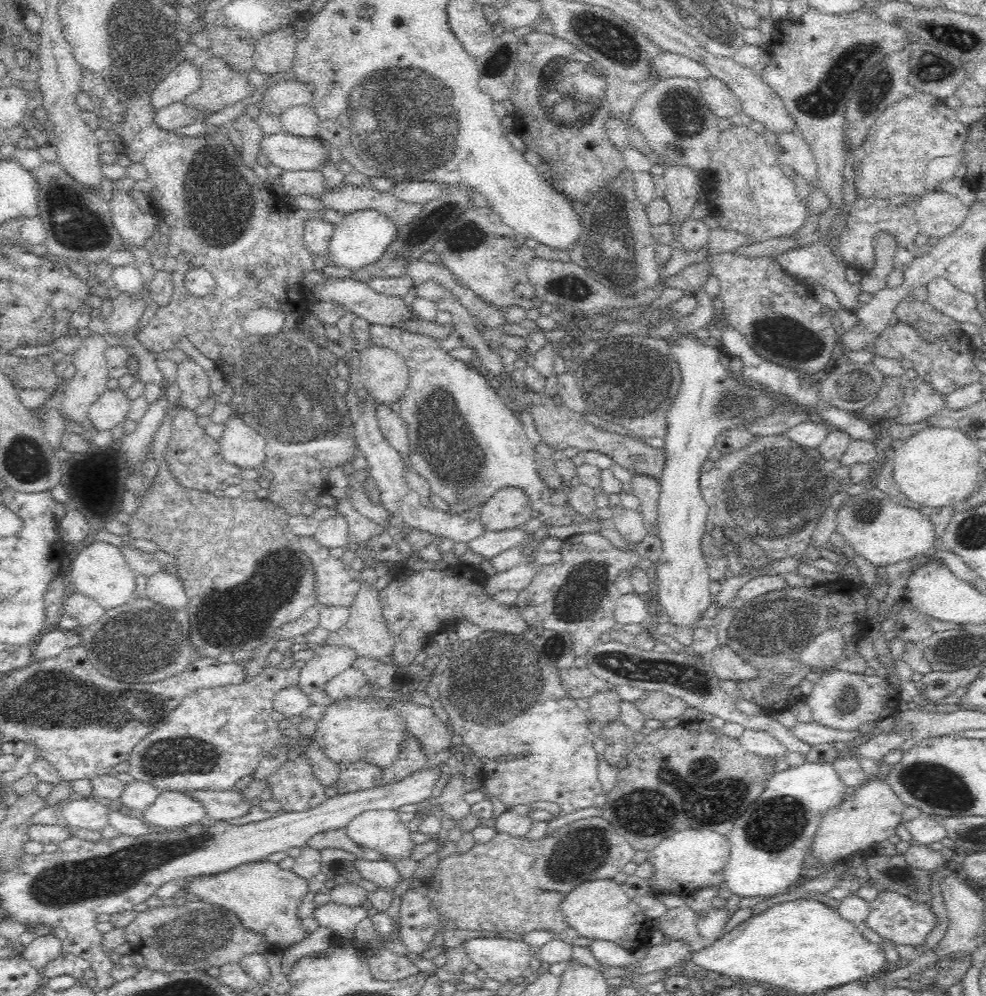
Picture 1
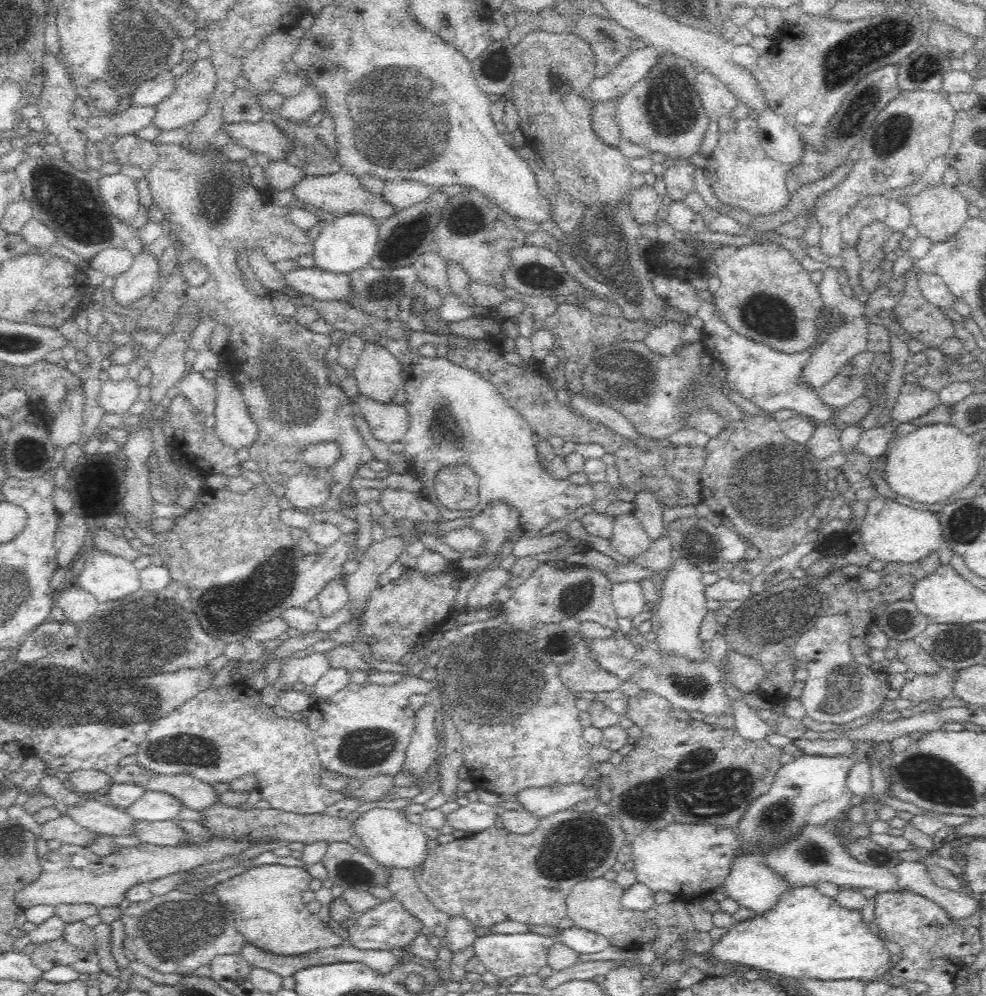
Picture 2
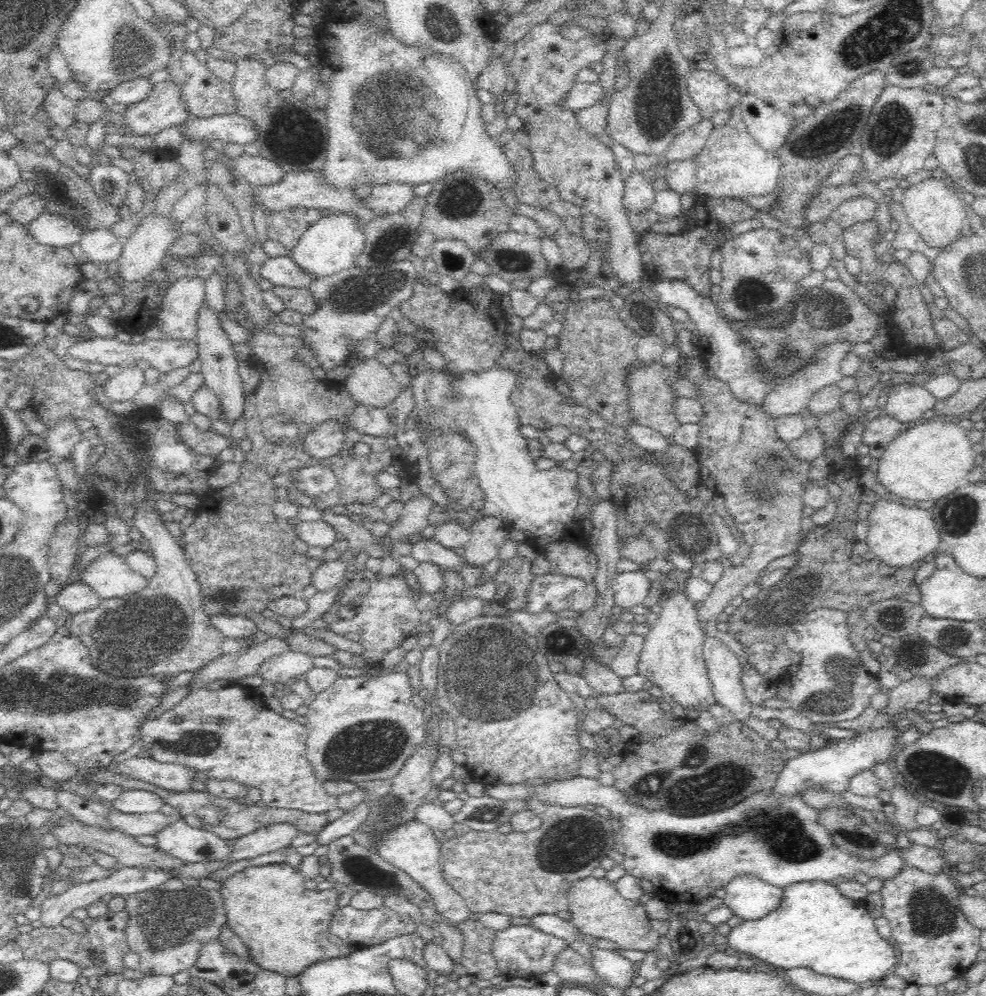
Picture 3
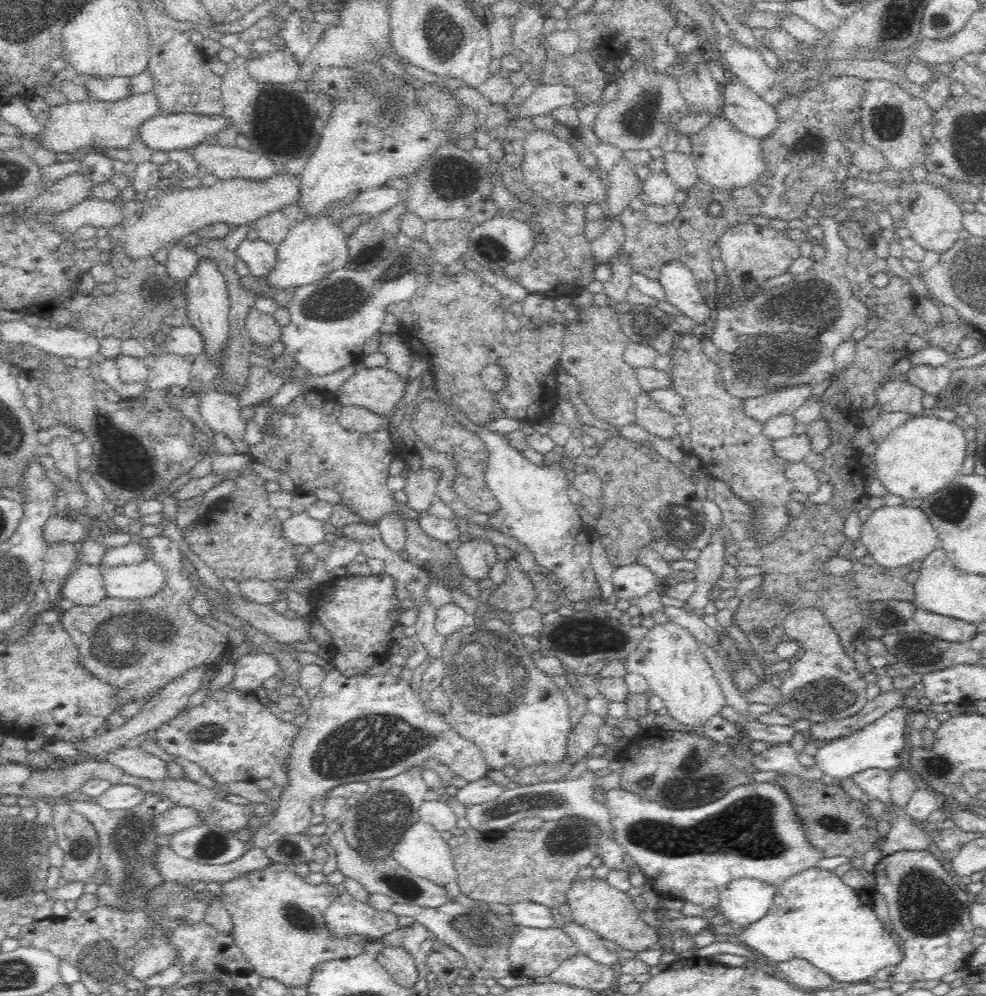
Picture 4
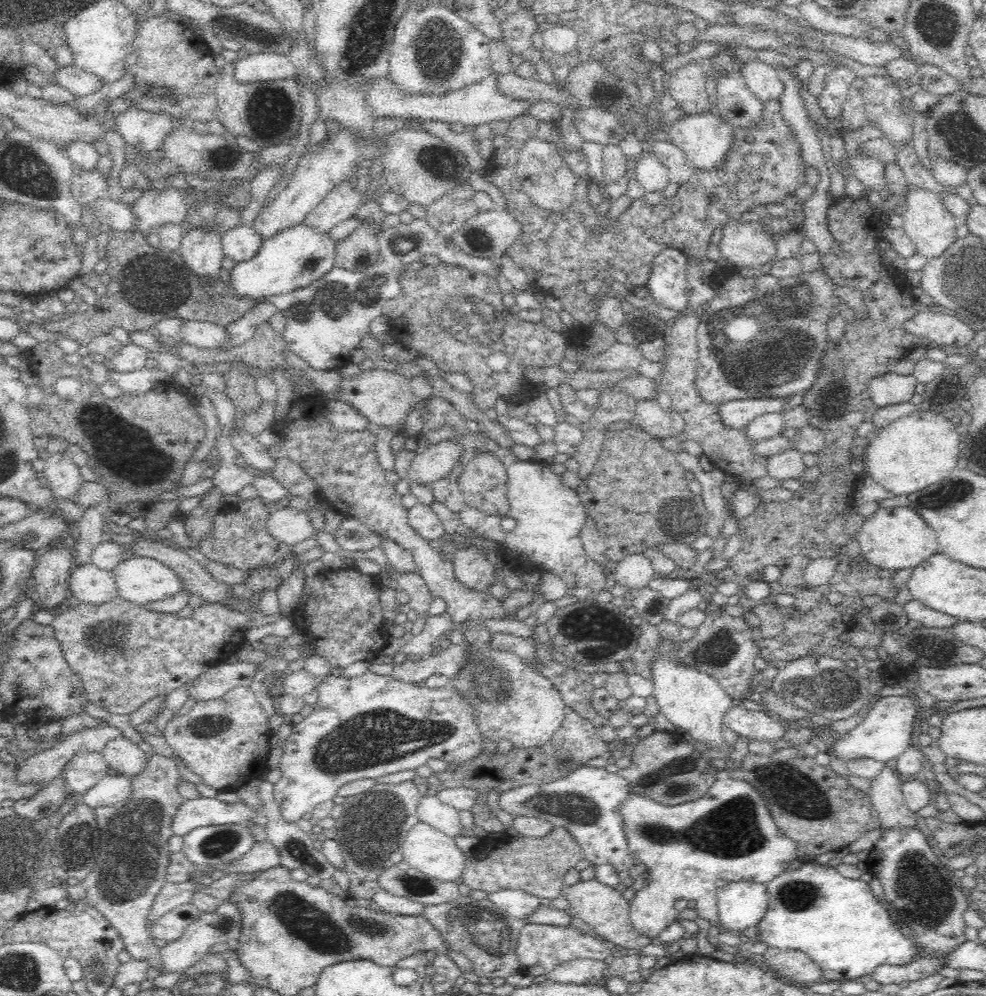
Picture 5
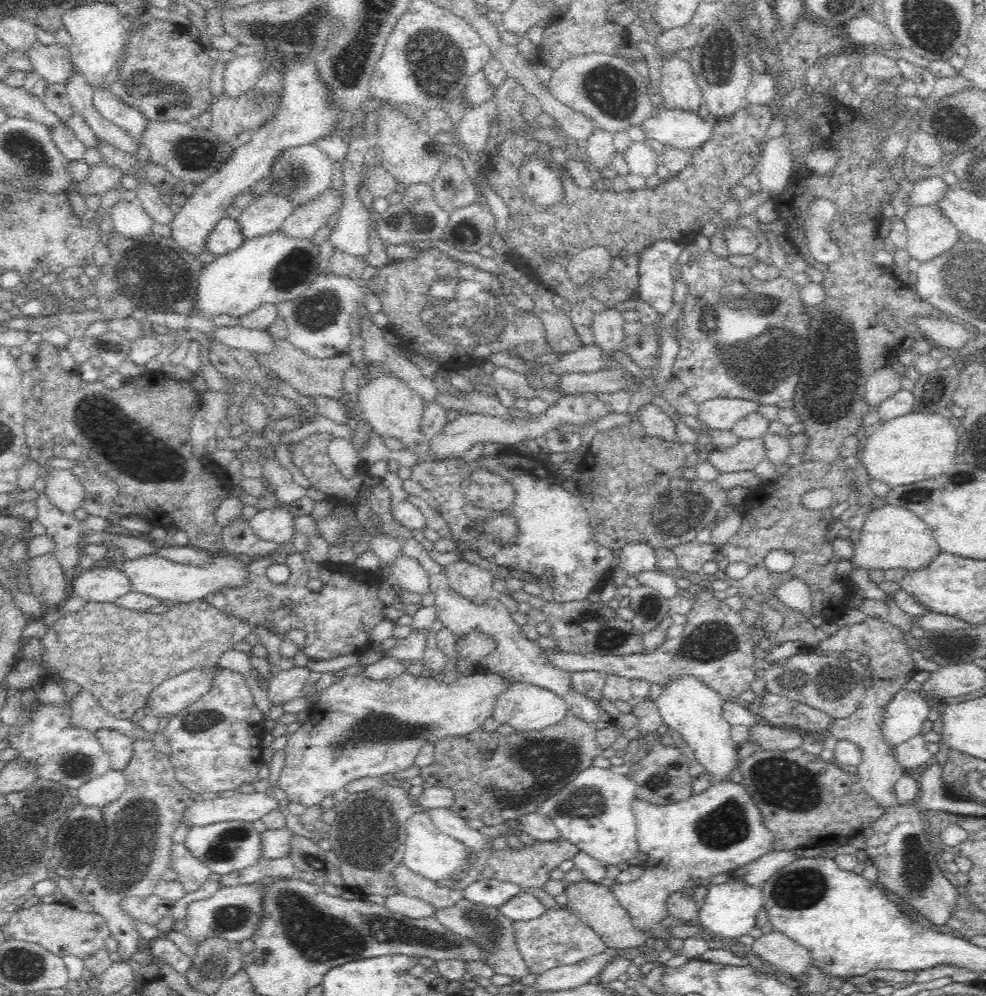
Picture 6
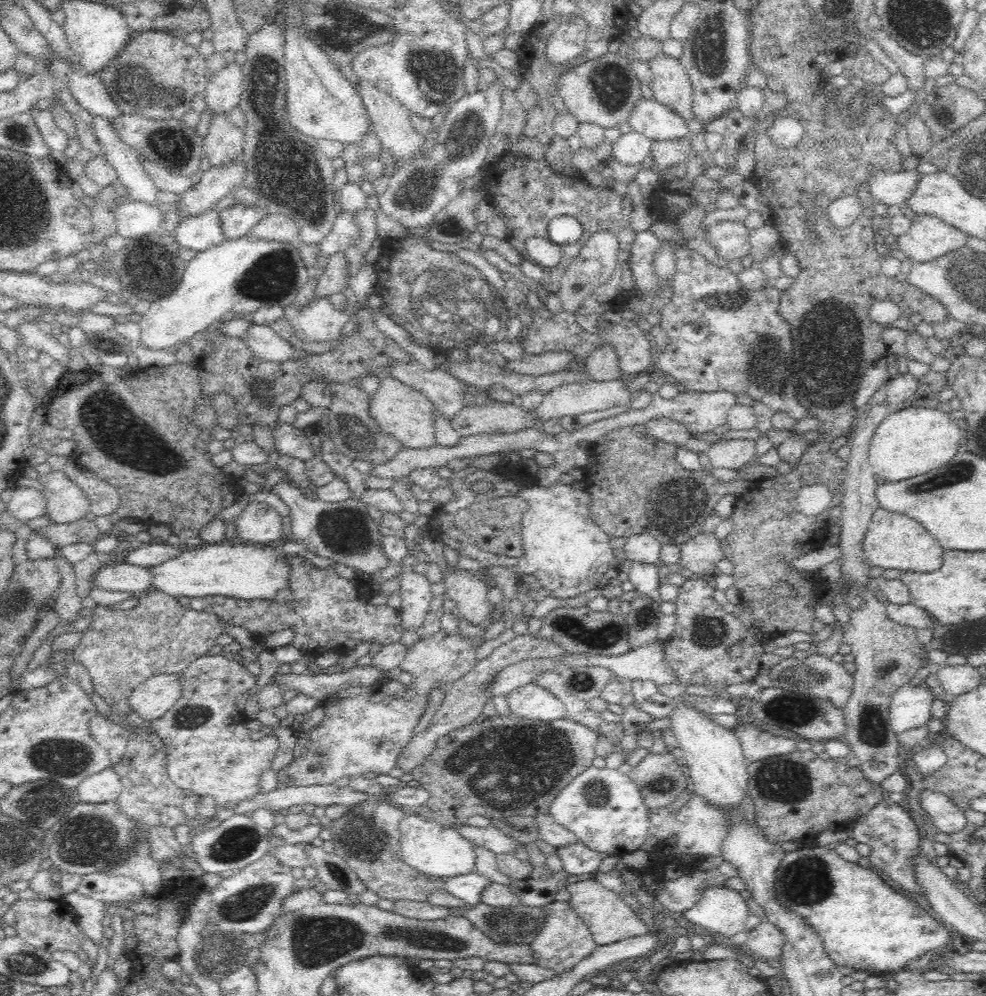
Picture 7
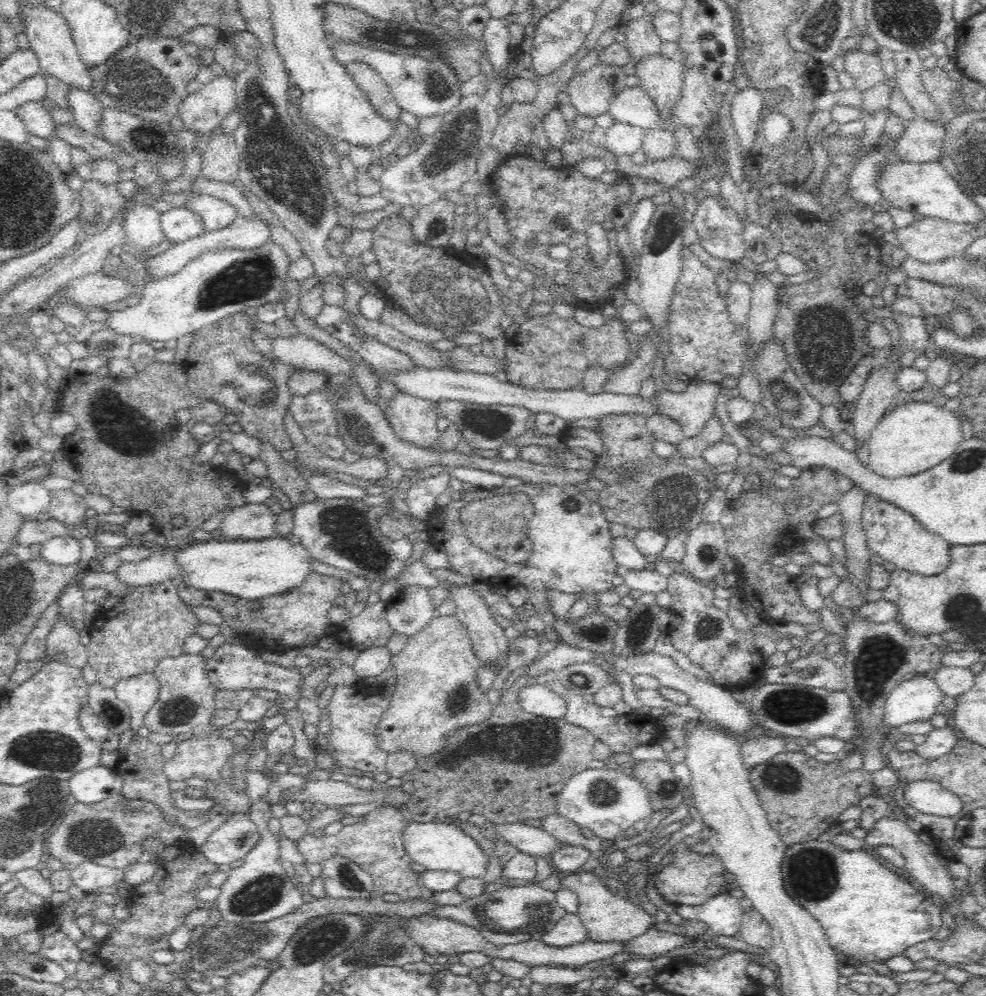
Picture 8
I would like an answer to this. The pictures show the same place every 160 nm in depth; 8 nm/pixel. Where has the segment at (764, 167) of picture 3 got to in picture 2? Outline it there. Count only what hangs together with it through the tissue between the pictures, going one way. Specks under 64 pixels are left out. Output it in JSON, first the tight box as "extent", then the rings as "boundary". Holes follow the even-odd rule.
{"extent":[703,118,792,218],"boundary":[[[754,118],[737,121],[732,130],[721,133],[718,146],[707,158],[703,168],[710,181],[710,192],[724,206],[744,211],[752,218],[782,214],[792,202],[787,190],[789,170],[782,163],[768,157],[758,137],[758,126]]]}

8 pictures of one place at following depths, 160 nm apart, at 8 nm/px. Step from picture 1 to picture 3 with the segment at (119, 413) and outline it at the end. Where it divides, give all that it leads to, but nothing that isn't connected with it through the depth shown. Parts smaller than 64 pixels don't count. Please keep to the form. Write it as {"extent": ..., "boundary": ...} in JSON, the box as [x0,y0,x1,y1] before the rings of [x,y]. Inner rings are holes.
{"extent":[102,365,144,403],"boundary":[[[134,365],[129,369],[123,369],[120,374],[109,377],[102,387],[102,392],[112,403],[130,402],[143,385],[144,373]]]}

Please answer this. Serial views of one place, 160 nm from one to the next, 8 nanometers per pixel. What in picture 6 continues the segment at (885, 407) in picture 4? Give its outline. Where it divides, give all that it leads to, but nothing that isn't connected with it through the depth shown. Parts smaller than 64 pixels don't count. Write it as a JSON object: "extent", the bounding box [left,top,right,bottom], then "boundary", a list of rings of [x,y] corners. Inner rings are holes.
{"extent":[865,366,904,408],"boundary":[[[891,366],[875,370],[865,384],[865,399],[875,408],[888,397],[903,389],[904,375],[897,373]]]}

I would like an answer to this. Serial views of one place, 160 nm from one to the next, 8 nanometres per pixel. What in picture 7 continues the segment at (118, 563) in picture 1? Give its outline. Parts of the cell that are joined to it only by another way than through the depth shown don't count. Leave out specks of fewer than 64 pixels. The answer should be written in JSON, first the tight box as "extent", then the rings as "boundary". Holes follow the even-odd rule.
{"extent":[150,541,290,600],"boundary":[[[223,541],[184,552],[162,564],[150,566],[150,586],[174,599],[200,599],[208,596],[241,600],[274,599],[278,590],[289,588],[290,561],[266,545],[236,544]]]}

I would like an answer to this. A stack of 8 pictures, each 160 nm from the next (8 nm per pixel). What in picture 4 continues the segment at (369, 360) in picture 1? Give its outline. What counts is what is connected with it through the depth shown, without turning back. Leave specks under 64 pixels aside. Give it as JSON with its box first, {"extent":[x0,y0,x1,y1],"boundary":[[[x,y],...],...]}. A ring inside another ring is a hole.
{"extent":[334,366,404,415],"boundary":[[[357,366],[356,371],[334,392],[344,407],[362,407],[391,415],[404,395],[400,375],[385,367]]]}

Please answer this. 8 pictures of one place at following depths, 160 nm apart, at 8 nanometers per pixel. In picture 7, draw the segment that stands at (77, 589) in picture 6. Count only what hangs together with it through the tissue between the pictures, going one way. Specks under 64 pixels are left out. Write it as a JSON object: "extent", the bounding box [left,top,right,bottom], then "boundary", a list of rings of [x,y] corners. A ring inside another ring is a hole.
{"extent":[92,562,152,593],"boundary":[[[127,562],[104,563],[101,569],[94,573],[92,589],[98,588],[106,592],[143,593],[150,588],[152,575],[146,568],[134,566]]]}

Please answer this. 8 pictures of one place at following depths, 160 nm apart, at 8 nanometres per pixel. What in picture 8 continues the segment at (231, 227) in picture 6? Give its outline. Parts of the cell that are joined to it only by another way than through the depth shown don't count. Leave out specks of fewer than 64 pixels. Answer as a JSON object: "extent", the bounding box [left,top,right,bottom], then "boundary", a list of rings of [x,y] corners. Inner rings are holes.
{"extent":[161,208,206,243],"boundary":[[[173,208],[161,214],[161,227],[164,236],[174,243],[186,242],[187,240],[202,236],[206,231],[204,221],[197,213],[188,208]]]}

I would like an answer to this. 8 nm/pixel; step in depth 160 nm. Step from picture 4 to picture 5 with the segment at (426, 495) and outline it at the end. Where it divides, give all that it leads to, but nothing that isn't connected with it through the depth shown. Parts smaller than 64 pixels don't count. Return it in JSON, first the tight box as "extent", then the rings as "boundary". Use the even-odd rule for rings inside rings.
{"extent":[405,440,460,487],"boundary":[[[452,440],[430,445],[422,452],[417,452],[405,480],[409,485],[431,487],[434,482],[447,476],[458,462],[460,455],[460,444]]]}

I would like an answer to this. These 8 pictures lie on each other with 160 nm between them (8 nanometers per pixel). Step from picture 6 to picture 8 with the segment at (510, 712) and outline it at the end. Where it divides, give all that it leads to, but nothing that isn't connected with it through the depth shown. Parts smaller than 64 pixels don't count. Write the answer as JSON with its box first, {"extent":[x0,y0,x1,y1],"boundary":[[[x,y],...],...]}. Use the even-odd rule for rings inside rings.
{"extent":[517,682,567,719],"boundary":[[[539,682],[524,686],[517,697],[522,710],[534,717],[560,719],[567,713],[564,699]]]}

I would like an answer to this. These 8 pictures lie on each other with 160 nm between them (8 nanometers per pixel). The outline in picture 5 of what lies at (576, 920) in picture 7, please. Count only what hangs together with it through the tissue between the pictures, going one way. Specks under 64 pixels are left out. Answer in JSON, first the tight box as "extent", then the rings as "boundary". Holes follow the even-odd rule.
{"extent":[515,924,614,976],"boundary":[[[525,924],[520,931],[515,953],[519,958],[520,972],[530,976],[546,976],[560,964],[577,958],[591,958],[608,962],[614,955],[600,939],[593,938],[574,927],[560,927],[547,924]]]}

